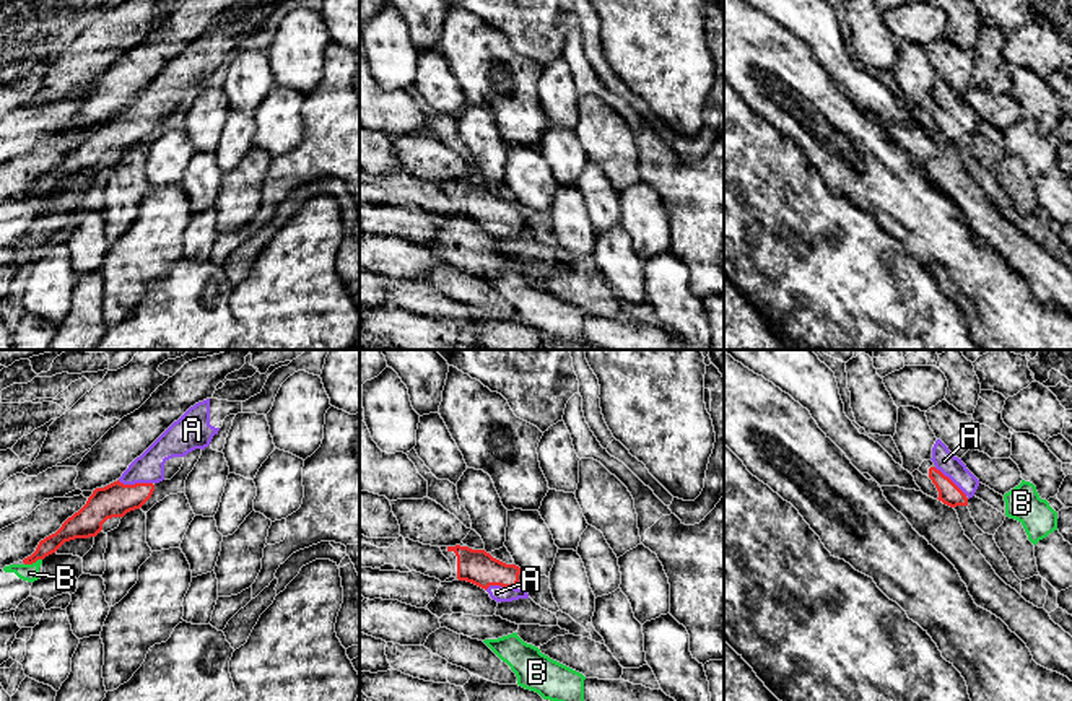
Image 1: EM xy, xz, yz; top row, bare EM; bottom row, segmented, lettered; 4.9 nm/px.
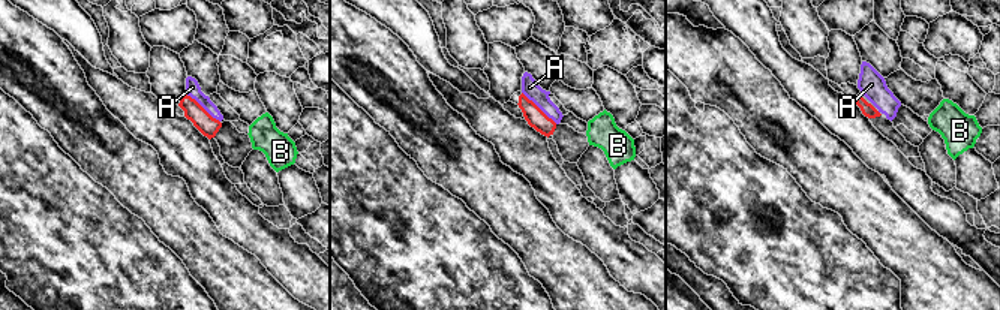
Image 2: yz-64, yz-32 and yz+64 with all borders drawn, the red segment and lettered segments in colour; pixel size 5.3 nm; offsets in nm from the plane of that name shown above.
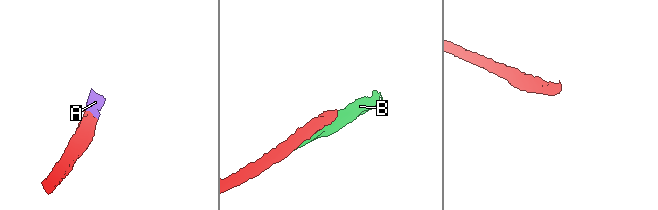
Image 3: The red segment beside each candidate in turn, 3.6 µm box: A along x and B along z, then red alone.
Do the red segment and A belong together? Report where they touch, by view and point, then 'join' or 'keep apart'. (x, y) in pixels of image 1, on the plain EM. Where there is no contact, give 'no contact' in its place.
xy (135, 119) | join

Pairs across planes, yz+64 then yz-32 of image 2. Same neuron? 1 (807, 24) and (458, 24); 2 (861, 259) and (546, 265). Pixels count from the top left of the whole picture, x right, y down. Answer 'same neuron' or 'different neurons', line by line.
1: same neuron
2: different neurons

